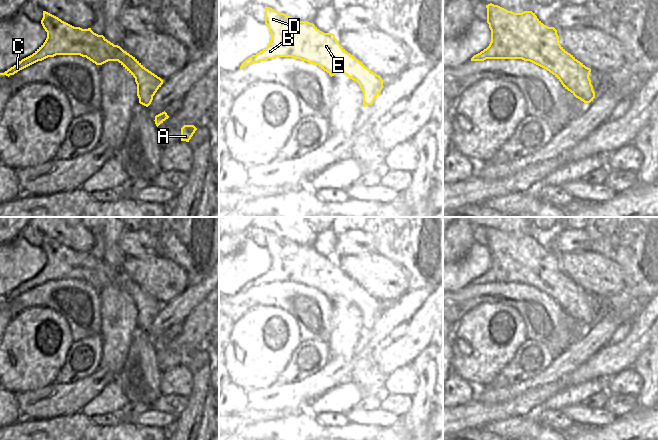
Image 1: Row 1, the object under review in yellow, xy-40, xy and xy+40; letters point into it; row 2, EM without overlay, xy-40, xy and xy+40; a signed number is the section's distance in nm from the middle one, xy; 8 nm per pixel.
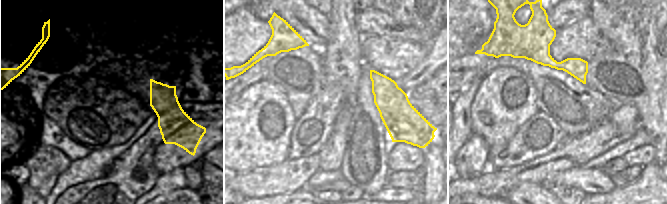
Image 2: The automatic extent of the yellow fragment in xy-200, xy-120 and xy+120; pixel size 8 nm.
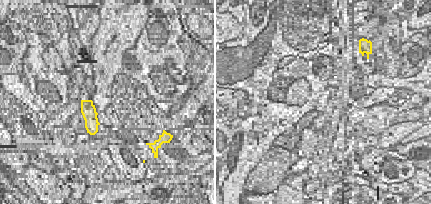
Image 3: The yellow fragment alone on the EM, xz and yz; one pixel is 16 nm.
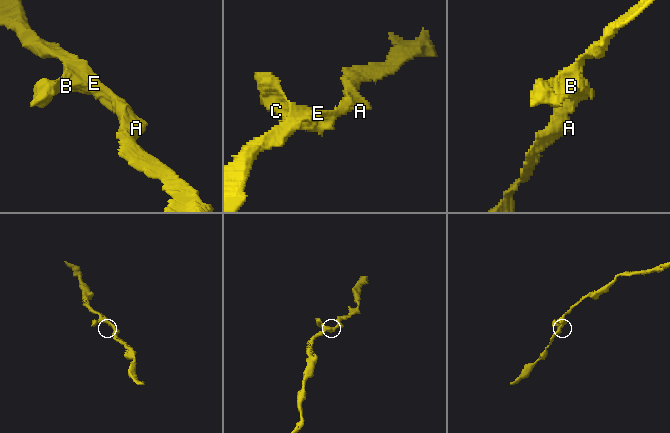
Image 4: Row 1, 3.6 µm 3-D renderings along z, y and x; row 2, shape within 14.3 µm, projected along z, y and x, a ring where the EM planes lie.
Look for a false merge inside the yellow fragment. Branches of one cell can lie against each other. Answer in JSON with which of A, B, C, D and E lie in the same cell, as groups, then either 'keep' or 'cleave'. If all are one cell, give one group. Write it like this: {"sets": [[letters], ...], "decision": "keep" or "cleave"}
{"sets": [["A", "B", "C", "D", "E"]], "decision": "keep"}

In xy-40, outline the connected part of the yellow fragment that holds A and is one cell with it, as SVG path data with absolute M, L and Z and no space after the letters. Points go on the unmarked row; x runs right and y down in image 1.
M184 349L181 352L181 365L189 366L196 354L194 349Z

